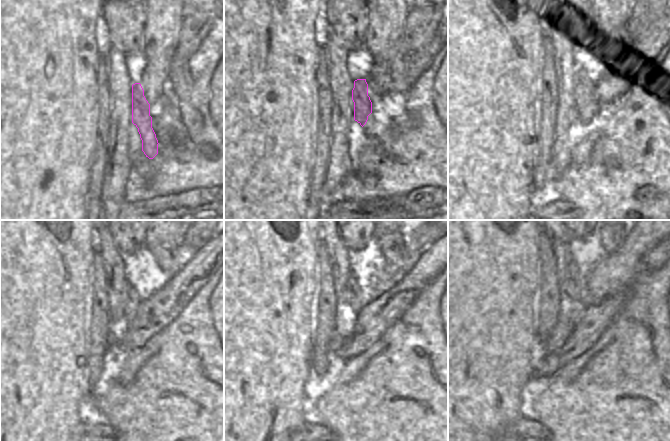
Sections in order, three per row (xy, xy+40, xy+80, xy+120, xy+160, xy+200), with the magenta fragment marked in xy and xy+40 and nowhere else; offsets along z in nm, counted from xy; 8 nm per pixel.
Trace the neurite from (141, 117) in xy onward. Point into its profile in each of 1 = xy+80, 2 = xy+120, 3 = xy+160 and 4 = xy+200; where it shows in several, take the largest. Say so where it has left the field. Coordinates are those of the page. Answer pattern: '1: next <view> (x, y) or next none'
1: next xy+80 (587, 106)
2: next xy+120 (132, 302)
3: next xy+160 (354, 298)
4: next xy+200 (572, 288)

